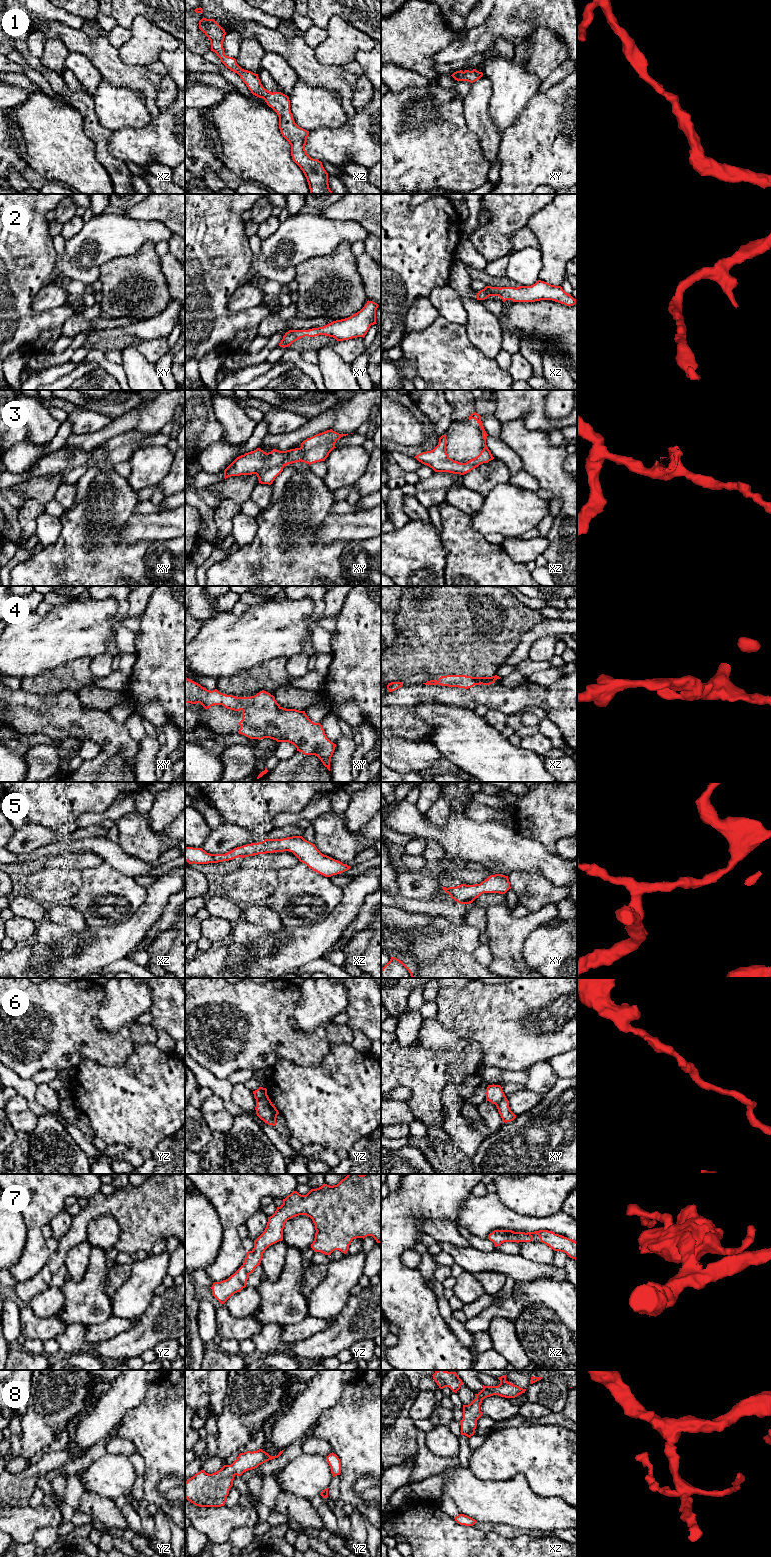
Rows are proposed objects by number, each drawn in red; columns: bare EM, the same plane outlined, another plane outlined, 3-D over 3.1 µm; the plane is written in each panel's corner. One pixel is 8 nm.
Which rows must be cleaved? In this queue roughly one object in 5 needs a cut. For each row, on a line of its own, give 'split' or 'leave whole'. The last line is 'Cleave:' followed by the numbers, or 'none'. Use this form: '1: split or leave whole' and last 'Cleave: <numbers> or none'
1: leave whole
2: leave whole
3: leave whole
4: leave whole
5: leave whole
6: split
7: leave whole
8: leave whole
Cleave: 6

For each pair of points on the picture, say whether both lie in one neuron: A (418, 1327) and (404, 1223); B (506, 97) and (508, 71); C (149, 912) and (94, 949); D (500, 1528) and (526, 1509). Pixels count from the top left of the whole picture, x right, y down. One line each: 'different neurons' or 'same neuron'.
A: same neuron
B: same neuron
C: same neuron
D: different neurons

